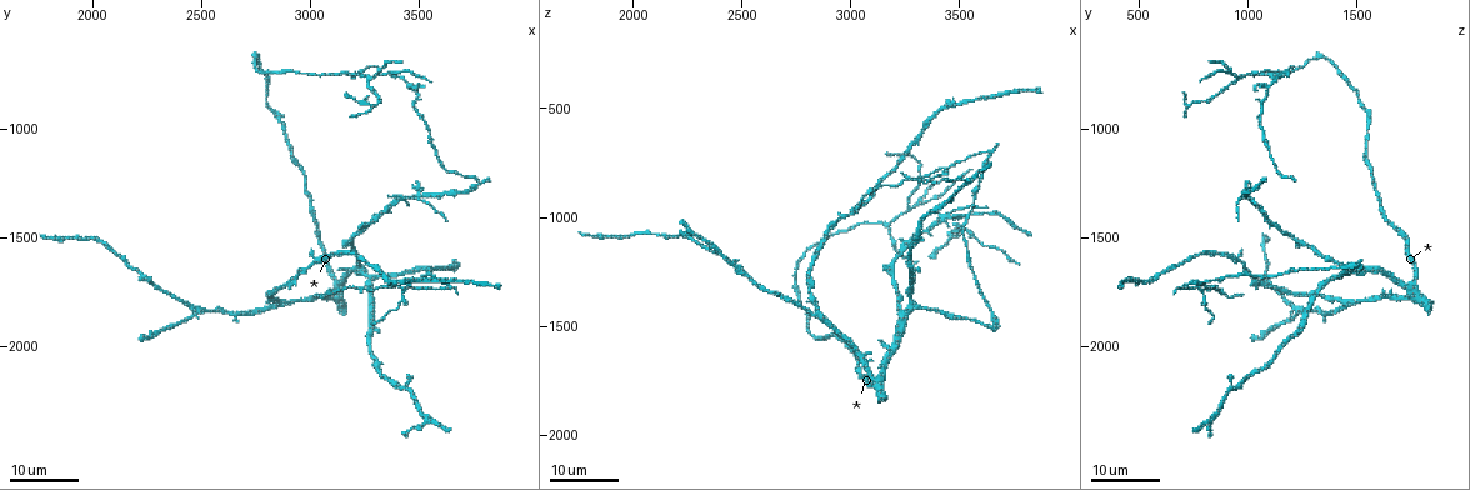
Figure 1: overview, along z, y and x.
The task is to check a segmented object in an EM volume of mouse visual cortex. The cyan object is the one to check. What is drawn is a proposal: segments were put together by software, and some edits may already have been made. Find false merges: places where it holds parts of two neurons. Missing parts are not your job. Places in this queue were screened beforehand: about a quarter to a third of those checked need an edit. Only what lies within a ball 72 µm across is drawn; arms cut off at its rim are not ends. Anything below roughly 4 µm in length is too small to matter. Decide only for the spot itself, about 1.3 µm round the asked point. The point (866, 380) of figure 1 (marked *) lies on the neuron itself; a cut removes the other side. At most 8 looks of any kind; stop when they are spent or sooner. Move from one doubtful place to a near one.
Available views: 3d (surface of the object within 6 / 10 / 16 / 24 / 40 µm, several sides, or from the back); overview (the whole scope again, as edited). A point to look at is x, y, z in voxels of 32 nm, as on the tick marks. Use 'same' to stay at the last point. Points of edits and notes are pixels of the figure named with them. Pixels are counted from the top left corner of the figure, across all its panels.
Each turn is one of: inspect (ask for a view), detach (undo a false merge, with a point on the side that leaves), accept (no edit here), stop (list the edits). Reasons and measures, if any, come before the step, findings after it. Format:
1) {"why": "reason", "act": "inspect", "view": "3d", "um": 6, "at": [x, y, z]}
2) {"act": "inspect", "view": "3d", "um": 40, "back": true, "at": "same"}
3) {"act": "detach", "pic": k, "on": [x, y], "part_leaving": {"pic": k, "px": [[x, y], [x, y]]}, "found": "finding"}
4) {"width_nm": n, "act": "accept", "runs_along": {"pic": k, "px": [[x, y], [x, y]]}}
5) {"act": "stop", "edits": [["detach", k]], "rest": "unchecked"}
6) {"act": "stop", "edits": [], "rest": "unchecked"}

{"why": "two arms in line, one across", "act": "inspect", "view": "3d", "um": 24, "at": [3440, 1740, 780]}

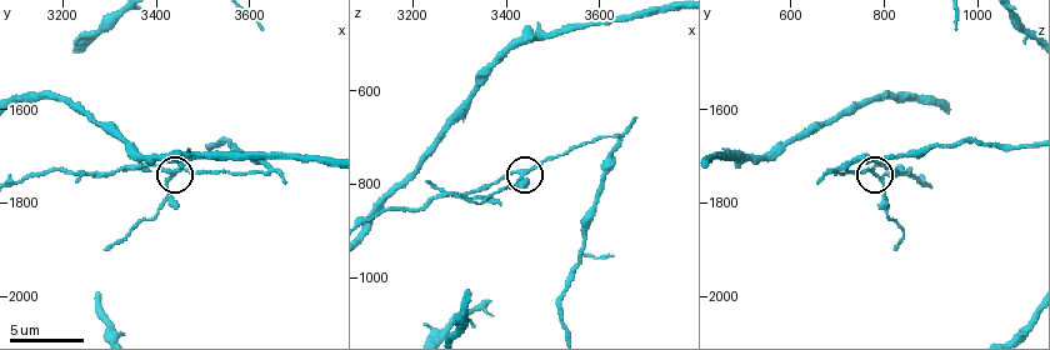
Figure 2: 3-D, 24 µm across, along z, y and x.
{"act": "inspect", "view": "3d", "um": 10, "at": [3430, 1735, 775]}

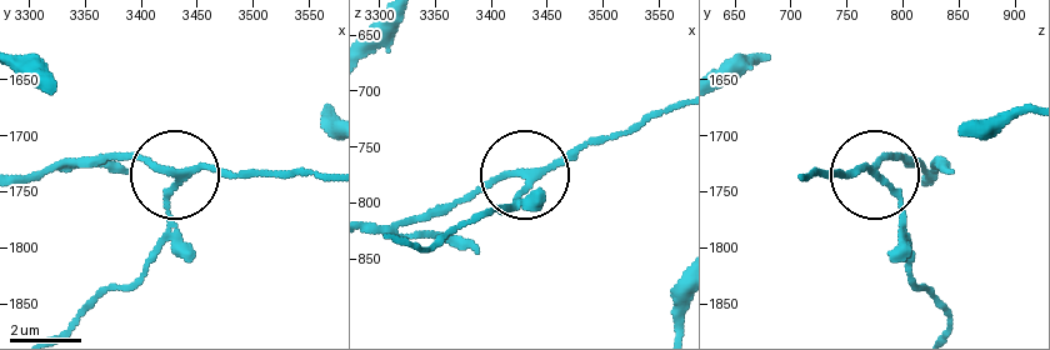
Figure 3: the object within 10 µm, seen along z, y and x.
{"arms": 3, "act": "accept", "runs_along": {"pic": 3, "px": [[326, 178], [238, 178], [210, 169], [178, 178], [156, 255]]}, "found": "one neuron here"}

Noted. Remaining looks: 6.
{"why": "small branch off a trunk", "act": "inspect", "view": "3d", "um": 10, "at": [3645, 1725, 715]}

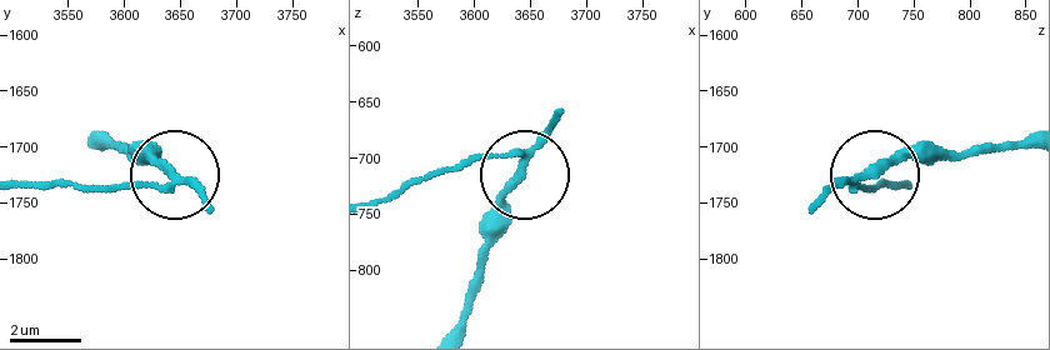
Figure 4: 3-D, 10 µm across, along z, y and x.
{"width_nm": 210, "act": "accept", "runs_along": {"pic": 4, "px": [[454, 328], [484, 220], [520, 175], [499, 158], [439, 166]]}, "found": "continuous, no second neuron"}

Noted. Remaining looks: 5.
{"why": "three-way junction", "act": "inspect", "view": "3d", "um": 24, "at": [3270, 780, 950]}

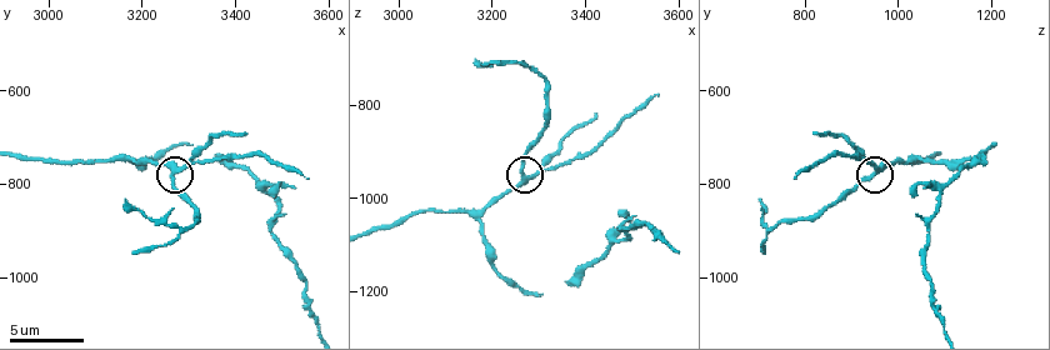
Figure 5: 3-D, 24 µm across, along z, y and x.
{"act": "inspect", "view": "3d", "um": 10, "at": [3275, 775, 955]}

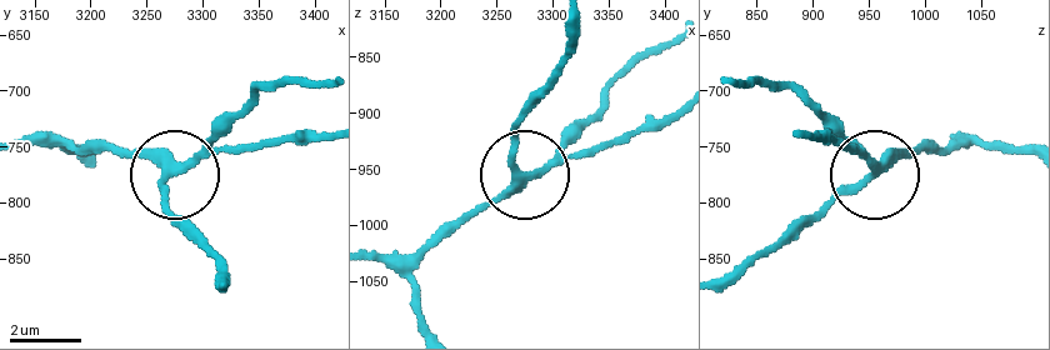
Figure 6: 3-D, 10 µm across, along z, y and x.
{"width_nm": 230, "act": "accept", "runs_along": {"pic": 6, "px": [[25, 148], [106, 143], [178, 171], [229, 128]]}, "found": "continuous, no second neuron"}

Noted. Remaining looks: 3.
{"why": "a fork", "act": "inspect", "view": "3d", "um": 16, "at": [3165, 740, 1045]}

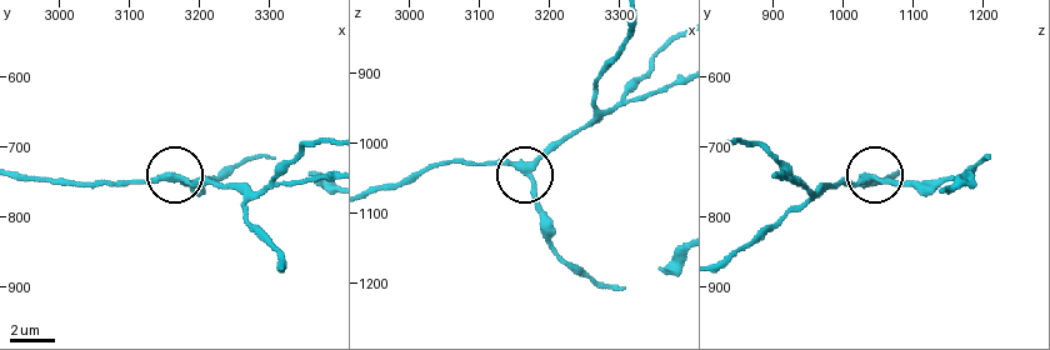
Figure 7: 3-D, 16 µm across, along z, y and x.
{"act": "inspect", "view": "3d", "um": 16, "back": true, "at": [3170, 745, 1040]}

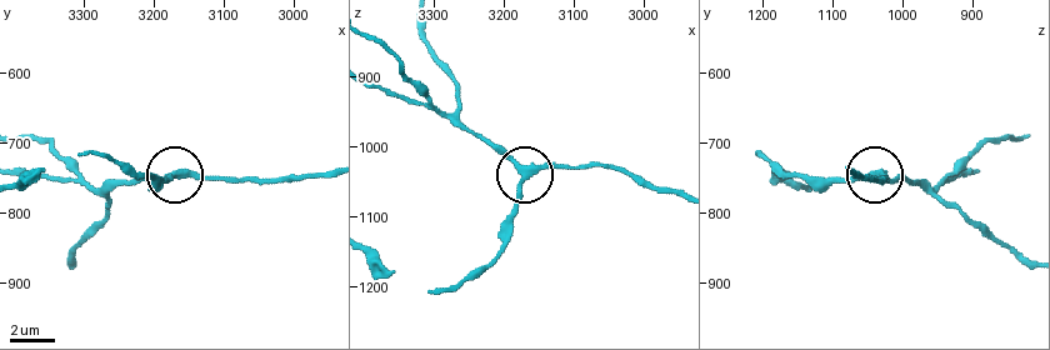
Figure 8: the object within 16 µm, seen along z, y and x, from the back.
{"width_nm": 260, "act": "accept", "found": "continuous, no second neuron"}

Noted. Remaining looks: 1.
{"act": "stop", "edits": [], "rest": "unchecked"}

